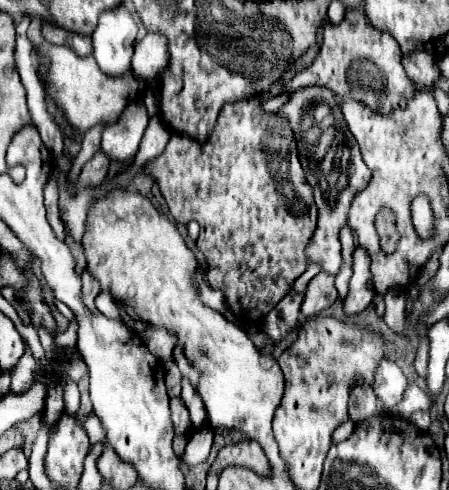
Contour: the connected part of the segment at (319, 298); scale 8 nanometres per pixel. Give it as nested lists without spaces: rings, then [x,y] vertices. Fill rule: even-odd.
[[[320,272],[318,276],[314,276],[306,288],[304,294],[304,302],[302,302],[302,314],[306,318],[316,316],[318,312],[322,312],[324,308],[332,306],[338,298],[338,292],[334,288],[334,276]]]

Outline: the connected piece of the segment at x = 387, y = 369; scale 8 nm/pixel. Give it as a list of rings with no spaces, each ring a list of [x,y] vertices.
[[[382,358],[374,372],[372,390],[376,398],[382,400],[388,410],[392,410],[402,400],[402,394],[406,390],[406,378],[392,360]]]

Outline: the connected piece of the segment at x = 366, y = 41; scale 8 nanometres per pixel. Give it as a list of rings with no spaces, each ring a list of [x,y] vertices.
[[[362,8],[348,10],[344,20],[338,26],[330,22],[324,24],[324,40],[318,56],[310,66],[306,66],[298,74],[294,74],[290,82],[286,82],[280,94],[294,92],[302,86],[324,86],[338,96],[346,96],[346,92],[354,92],[354,98],[358,102],[364,102],[382,114],[394,110],[402,98],[414,96],[414,86],[408,80],[402,66],[400,46],[388,32],[372,30],[366,22]]]

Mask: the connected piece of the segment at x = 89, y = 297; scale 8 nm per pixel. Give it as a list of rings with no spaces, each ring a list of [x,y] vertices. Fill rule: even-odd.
[[[84,270],[82,272],[82,294],[84,294],[84,304],[92,310],[92,312],[96,312],[96,306],[94,306],[94,298],[96,298],[96,294],[100,292],[100,282],[88,272],[88,270]]]

